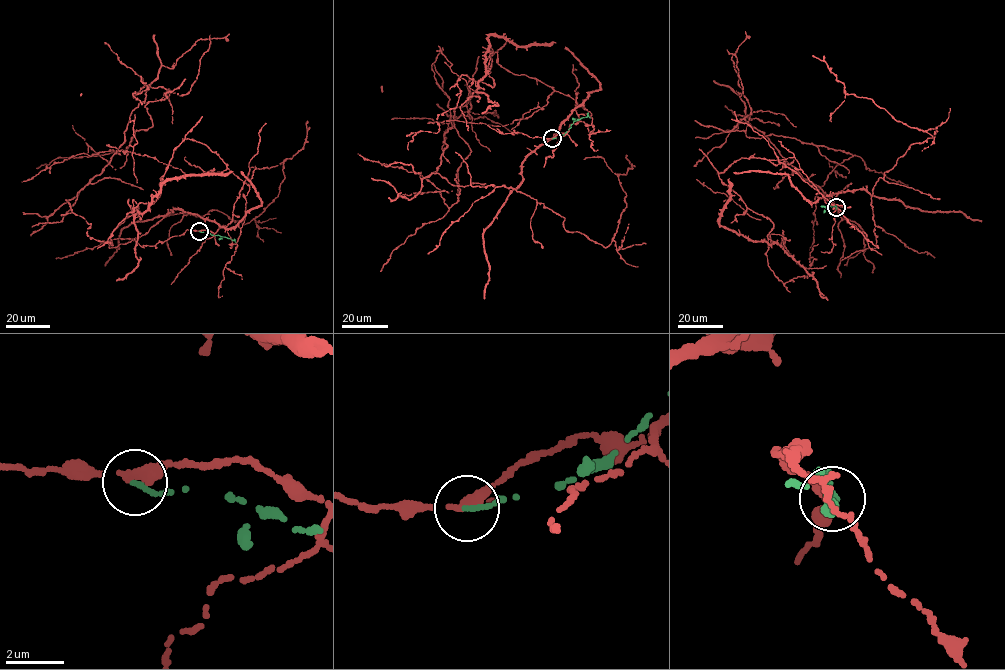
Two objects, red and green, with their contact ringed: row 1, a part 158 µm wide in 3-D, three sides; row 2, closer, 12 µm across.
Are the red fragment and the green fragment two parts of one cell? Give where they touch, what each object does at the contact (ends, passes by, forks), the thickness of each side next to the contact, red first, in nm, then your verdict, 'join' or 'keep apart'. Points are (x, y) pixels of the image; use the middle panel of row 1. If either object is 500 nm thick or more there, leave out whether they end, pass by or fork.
place (552, 138); red passes by; green ends; calibres 280 and 180 nm; keep apart

